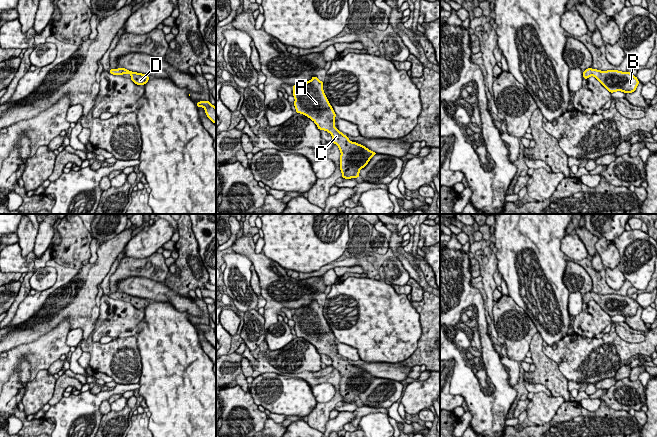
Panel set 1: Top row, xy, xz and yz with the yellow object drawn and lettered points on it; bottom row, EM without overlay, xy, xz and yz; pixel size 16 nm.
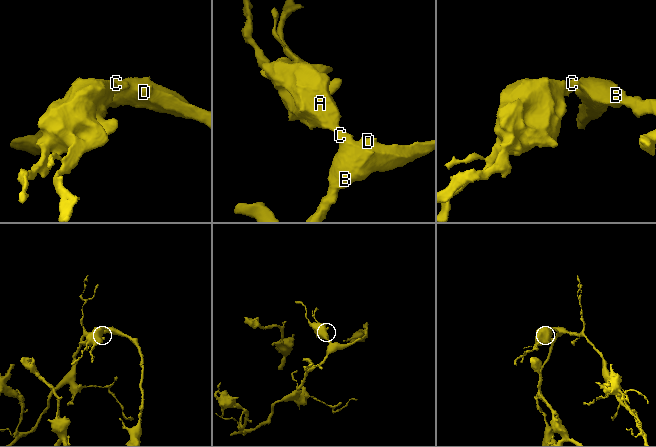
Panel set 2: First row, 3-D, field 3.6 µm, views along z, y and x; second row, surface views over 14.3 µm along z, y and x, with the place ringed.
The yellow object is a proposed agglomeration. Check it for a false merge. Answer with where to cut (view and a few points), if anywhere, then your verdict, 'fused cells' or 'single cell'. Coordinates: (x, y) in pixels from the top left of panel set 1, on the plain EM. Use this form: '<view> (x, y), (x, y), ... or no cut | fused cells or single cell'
no cut | single cell

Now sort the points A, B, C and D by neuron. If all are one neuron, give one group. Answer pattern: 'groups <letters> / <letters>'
groups A B C D

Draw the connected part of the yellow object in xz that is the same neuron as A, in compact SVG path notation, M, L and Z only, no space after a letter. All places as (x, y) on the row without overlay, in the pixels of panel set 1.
M313 300L308 306L292 309L296 337L307 340L315 346L319 354L325 354L332 359L332 366L341 376L342 402L359 402L359 395L376 377L361 368L351 366L347 359L334 350L336 338L323 315L323 307Z

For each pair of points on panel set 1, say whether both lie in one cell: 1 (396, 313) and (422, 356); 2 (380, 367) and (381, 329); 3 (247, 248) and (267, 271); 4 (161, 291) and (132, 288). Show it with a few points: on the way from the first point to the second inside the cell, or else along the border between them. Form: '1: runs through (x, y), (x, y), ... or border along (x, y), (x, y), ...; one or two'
1: border along (420, 323), (420, 338), (417, 348), (400, 362); two
2: border along (364, 361), (398, 363); two
3: runs through (251, 254), (262, 265); one
4: runs through (154, 291), (148, 288), (139, 288); one

